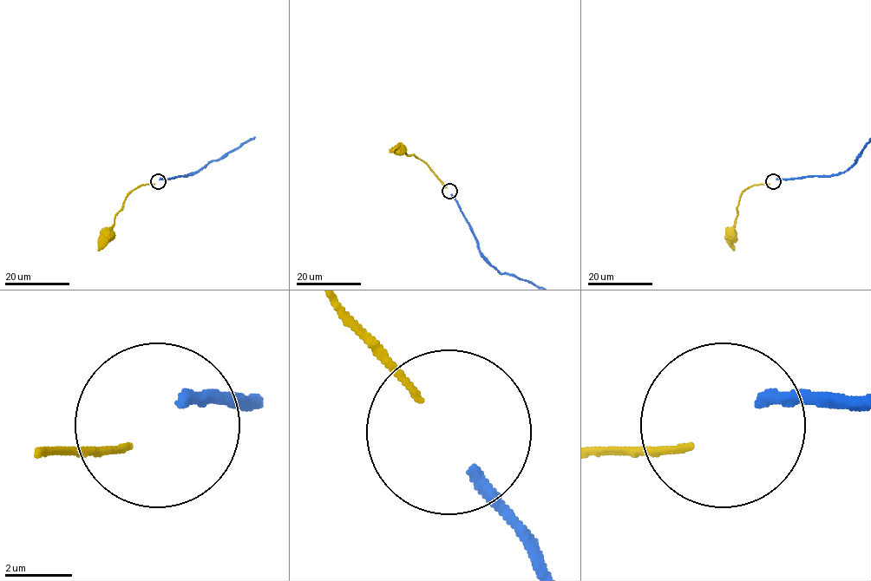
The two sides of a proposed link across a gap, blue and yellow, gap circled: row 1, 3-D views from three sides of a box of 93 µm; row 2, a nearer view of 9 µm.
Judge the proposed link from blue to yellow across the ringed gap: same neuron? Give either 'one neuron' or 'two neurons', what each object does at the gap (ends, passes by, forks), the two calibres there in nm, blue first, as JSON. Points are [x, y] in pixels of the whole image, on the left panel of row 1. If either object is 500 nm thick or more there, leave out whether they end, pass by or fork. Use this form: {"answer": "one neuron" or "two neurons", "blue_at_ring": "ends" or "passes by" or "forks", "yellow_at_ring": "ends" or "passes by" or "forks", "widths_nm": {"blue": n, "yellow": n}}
{"answer": "two neurons", "blue_at_ring": "ends", "yellow_at_ring": "ends", "widths_nm": {"blue": 360, "yellow": 200}}

